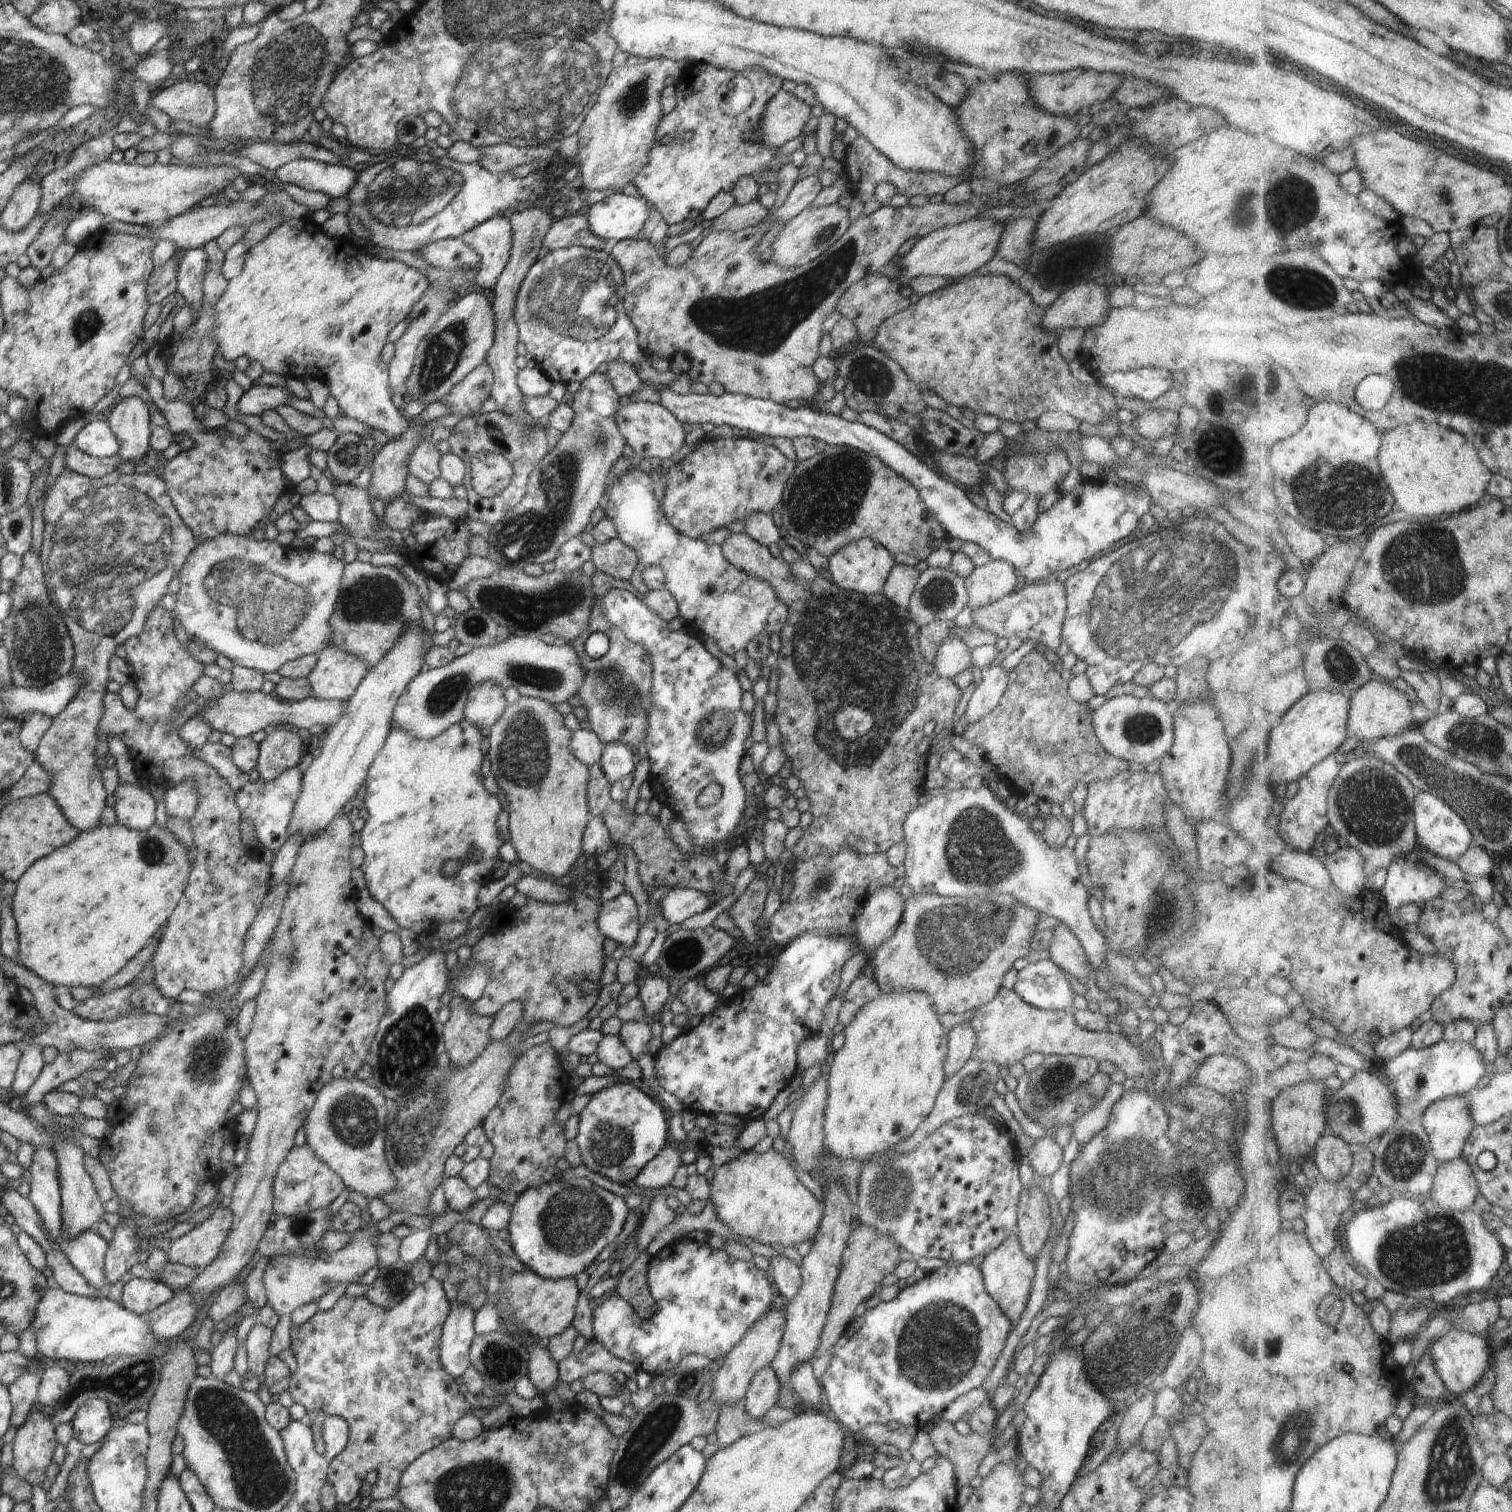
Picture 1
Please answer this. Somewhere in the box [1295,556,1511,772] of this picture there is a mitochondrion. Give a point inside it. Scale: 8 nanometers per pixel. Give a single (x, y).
(1475, 740)

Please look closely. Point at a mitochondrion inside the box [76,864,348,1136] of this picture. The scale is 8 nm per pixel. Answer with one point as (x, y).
(207, 1059)

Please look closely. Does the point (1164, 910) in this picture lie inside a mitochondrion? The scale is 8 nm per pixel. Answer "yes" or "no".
yes

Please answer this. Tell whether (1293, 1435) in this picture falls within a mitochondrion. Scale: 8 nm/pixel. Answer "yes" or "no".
yes

